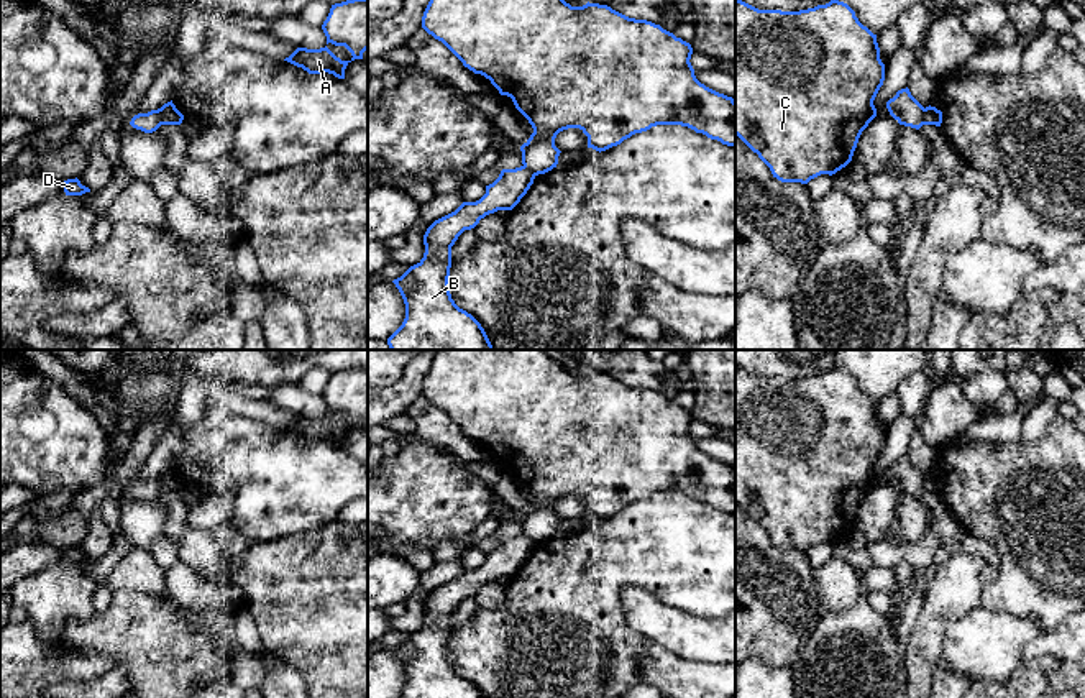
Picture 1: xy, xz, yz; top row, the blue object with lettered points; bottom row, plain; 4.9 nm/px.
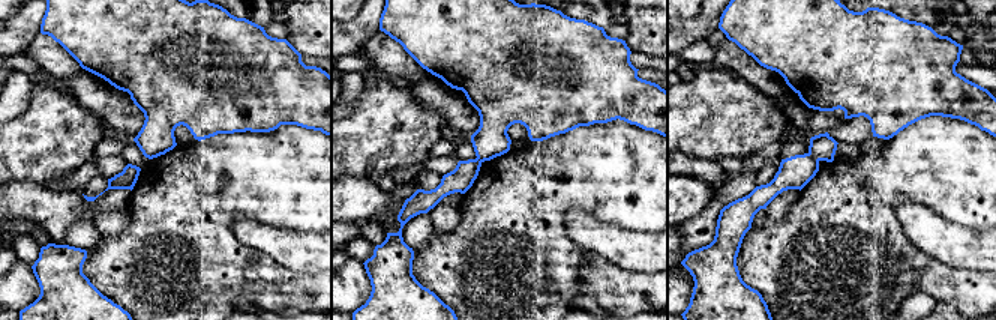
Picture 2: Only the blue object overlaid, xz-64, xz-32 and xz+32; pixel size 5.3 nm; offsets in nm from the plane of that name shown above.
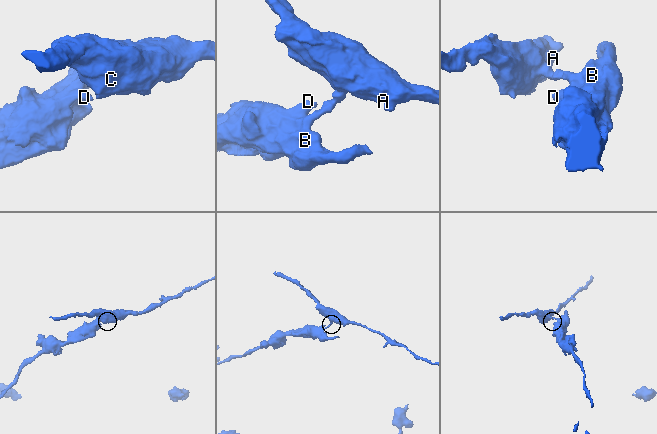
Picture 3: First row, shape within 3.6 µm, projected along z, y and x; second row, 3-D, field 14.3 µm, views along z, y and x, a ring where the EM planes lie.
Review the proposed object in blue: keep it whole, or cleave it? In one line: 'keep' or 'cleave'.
cleave

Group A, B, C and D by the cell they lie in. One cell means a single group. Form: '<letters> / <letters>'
A C / B D

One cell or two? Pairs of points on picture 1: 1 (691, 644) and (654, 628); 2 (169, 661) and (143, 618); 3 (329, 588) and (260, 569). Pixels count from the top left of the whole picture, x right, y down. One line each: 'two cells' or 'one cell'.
1: one cell
2: one cell
3: one cell

